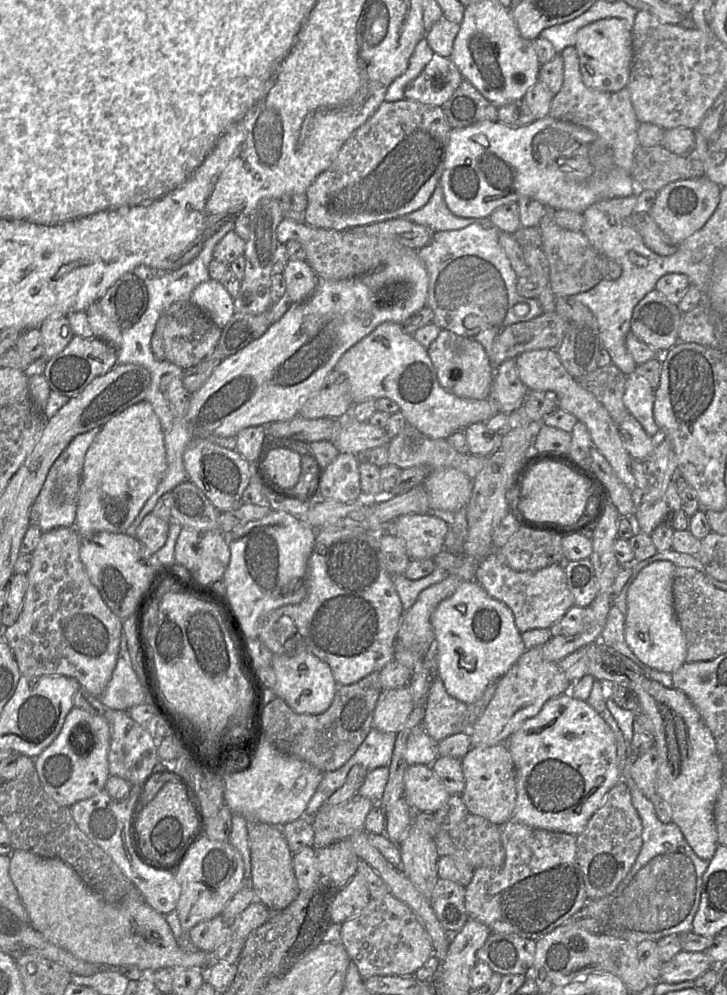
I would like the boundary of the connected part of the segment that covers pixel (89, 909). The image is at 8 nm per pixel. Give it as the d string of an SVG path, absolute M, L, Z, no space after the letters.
M14 850L11 853L9 875L23 902L23 905L29 917L29 924L33 927L33 929L40 932L48 941L50 941L54 945L64 948L65 950L69 951L81 960L102 965L104 967L119 967L123 965L133 965L144 972L154 972L159 969L173 969L178 967L197 968L203 970L207 968L212 962L219 961L217 958L214 957L214 954L207 953L202 950L197 950L196 952L188 952L182 950L178 944L178 940L174 937L171 928L165 919L165 916L151 908L145 902L145 900L143 899L143 897L137 889L129 891L128 894L121 901L117 903L109 903L105 901L97 893L95 893L92 889L90 889L82 881L82 879L79 877L76 871L62 860L57 858L43 858L25 850Z

